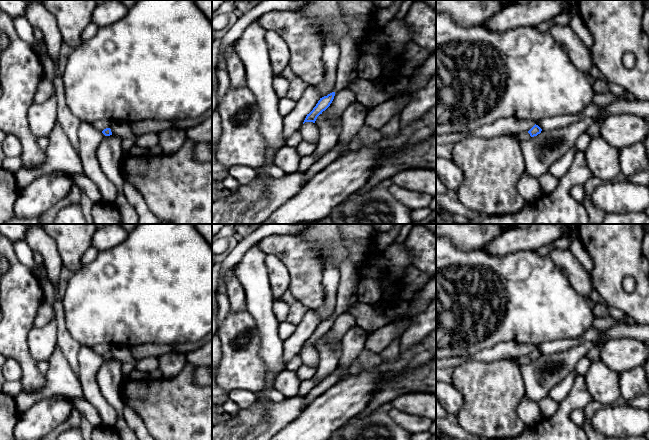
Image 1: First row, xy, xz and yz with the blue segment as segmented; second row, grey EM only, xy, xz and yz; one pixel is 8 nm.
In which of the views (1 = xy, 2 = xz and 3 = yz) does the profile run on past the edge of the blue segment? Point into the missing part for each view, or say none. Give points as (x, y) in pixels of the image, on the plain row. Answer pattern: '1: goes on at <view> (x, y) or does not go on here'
1: does not go on here
2: does not go on here
3: does not go on here

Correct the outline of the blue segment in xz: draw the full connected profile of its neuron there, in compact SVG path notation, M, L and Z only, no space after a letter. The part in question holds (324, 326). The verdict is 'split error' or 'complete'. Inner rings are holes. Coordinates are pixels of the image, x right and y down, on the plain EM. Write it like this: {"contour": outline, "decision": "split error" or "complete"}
{"contour": "M332 316L328 318L327 320L320 322L316 330L313 332L313 334L309 338L307 338L303 348L305 346L315 347L317 341L320 338L322 338L322 336L325 335L330 330L330 328L332 327L334 323L334 320L335 320L335 316Z", "decision": "complete"}

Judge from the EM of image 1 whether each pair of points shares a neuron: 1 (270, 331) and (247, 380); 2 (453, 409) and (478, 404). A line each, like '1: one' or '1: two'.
1: two
2: two

